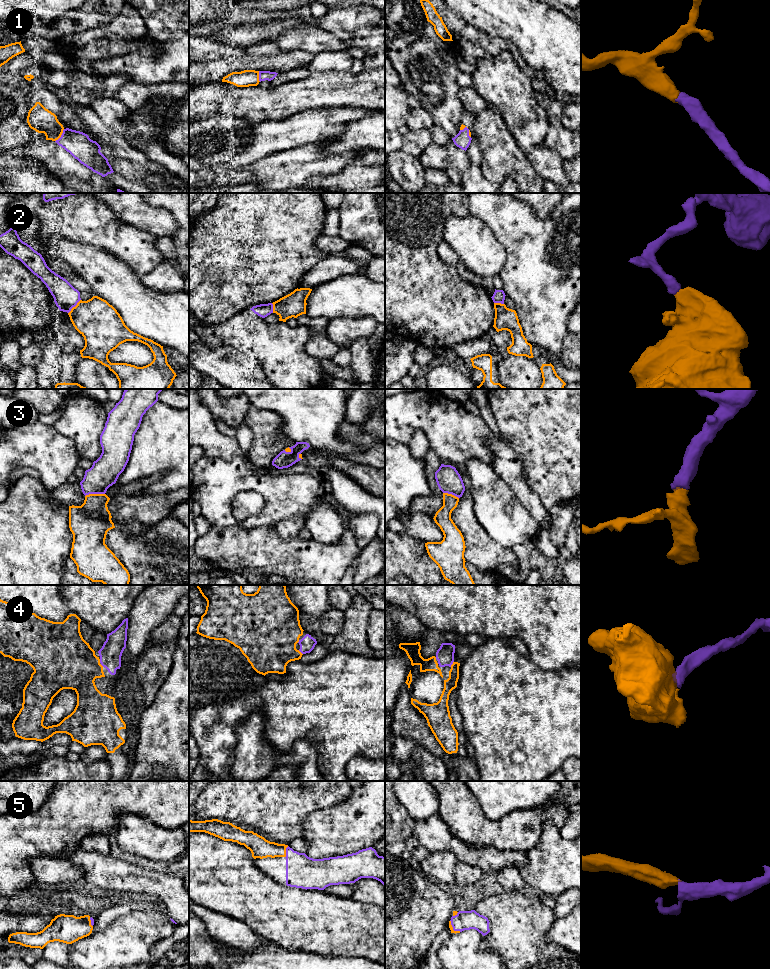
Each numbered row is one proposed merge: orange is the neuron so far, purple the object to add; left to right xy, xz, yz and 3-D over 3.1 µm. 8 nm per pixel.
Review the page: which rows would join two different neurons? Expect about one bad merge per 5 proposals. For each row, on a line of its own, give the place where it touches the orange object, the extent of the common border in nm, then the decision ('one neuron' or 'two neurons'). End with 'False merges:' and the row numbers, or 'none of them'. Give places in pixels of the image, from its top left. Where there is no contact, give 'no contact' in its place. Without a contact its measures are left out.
1: xy (61, 134) | 130 nm | one neuron
2: xy (75, 306) | 160 nm | two neurons
3: xy (94, 494) | 160 nm | one neuron
4: yz (452, 664) | 50 nm | one neuron
5: xz (285, 852) | 100 nm | one neuron
False merges: 2

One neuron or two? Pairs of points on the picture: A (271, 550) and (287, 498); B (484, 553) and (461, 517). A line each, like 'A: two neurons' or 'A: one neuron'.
A: two neurons
B: one neuron

